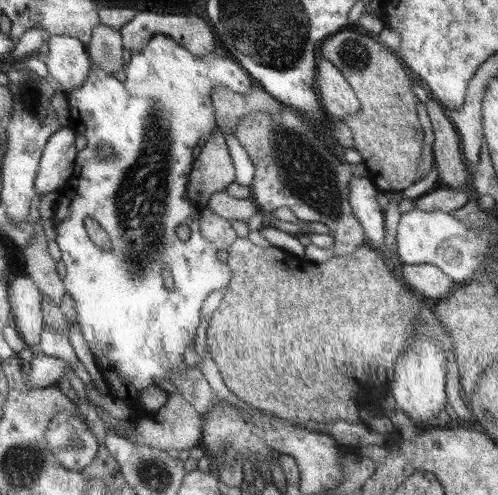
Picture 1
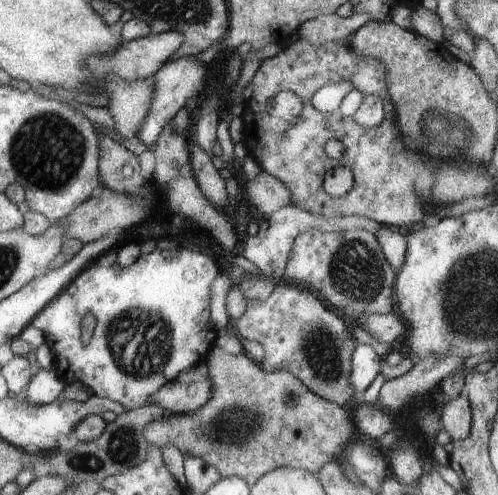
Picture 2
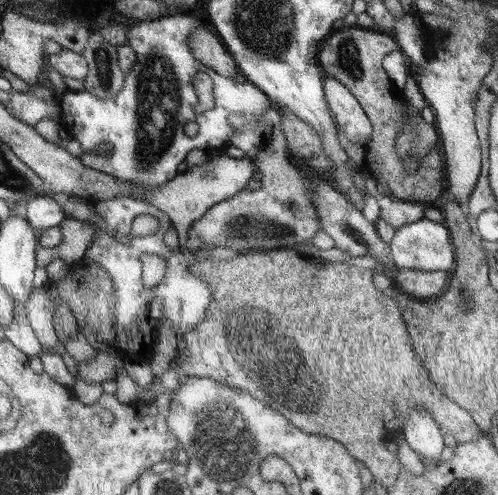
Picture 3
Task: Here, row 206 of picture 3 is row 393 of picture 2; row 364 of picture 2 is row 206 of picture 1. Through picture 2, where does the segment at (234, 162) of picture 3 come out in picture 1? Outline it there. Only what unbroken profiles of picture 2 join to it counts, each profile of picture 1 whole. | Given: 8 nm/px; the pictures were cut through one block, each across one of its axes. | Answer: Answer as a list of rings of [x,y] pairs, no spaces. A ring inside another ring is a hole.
[[[217,128],[213,136],[205,140],[207,144],[201,148],[199,156],[191,162],[191,176],[189,176],[189,190],[187,200],[197,210],[205,210],[211,194],[225,192],[227,186],[235,182],[233,160],[227,150],[225,136]]]

